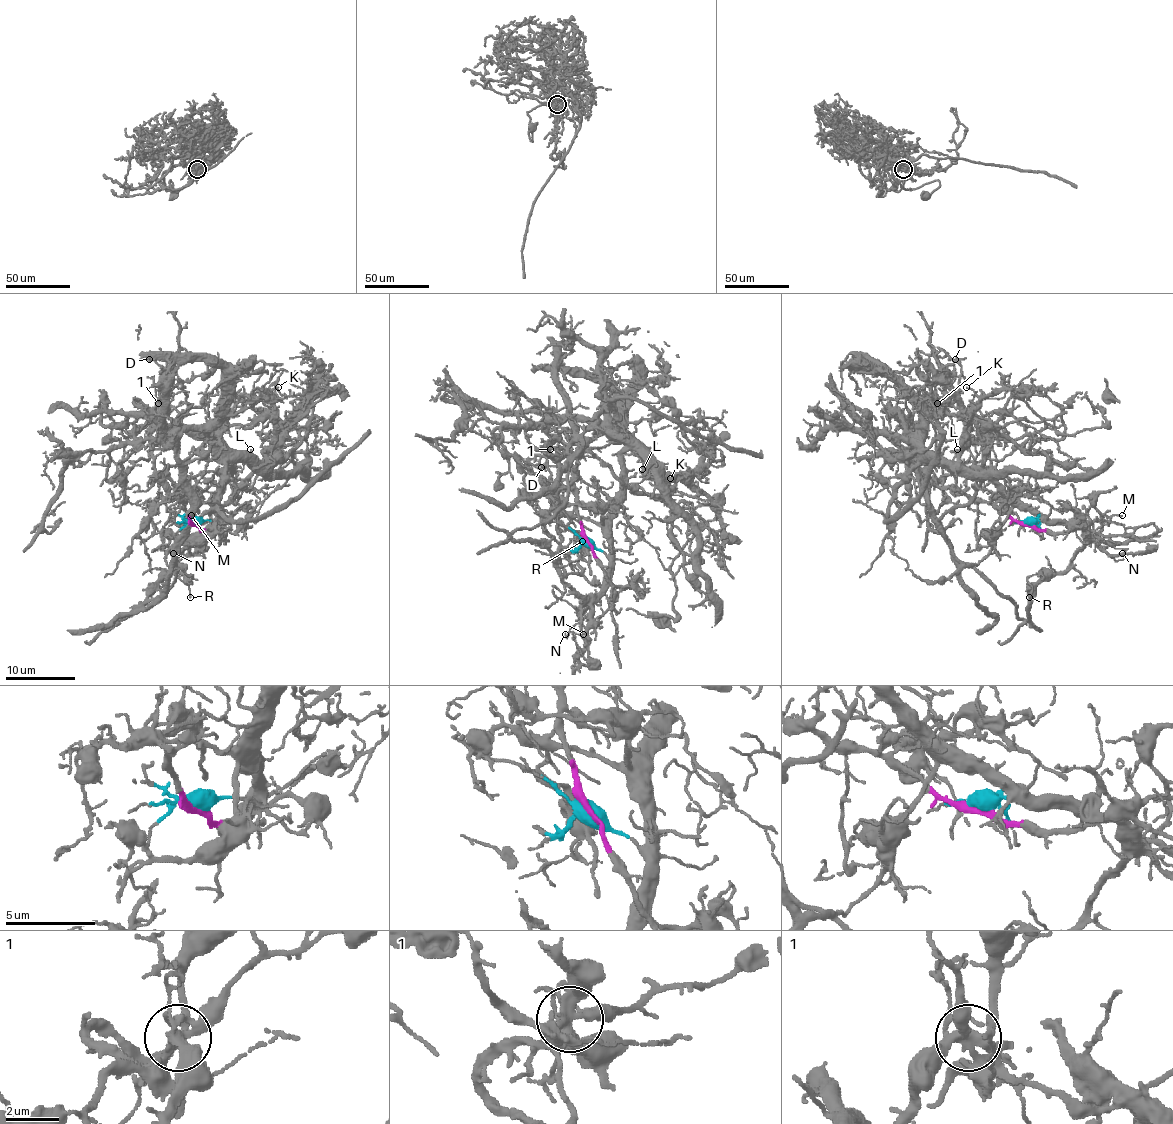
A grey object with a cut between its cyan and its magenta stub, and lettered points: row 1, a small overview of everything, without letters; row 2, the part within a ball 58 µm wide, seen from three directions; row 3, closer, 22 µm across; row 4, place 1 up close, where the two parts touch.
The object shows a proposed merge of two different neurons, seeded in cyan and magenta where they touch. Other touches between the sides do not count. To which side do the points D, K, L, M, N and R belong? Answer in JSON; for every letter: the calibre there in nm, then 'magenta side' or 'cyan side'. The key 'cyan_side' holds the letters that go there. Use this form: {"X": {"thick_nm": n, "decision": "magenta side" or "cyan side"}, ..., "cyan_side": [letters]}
{"D": {"thick_nm": 140, "decision": "cyan side"}, "K": {"thick_nm": 120, "decision": "cyan side"}, "L": {"thick_nm": 170, "decision": "cyan side"}, "M": {"thick_nm": 110, "decision": "cyan side"}, "N": {"thick_nm": 130, "decision": "cyan side"}, "R": {"thick_nm": 120, "decision": "cyan side"}, "cyan_side": ["D", "K", "L", "M", "N", "R"]}

